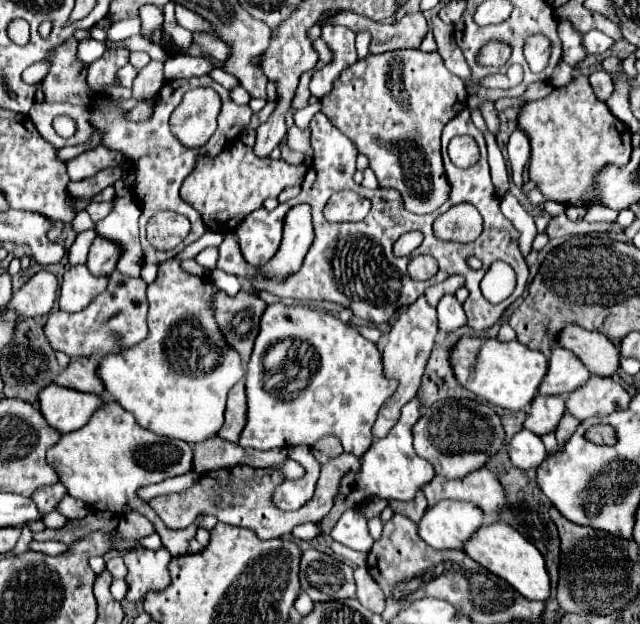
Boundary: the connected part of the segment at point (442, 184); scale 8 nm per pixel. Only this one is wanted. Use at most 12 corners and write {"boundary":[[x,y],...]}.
{"boundary":[[439,53],[347,67],[321,111],[405,209],[449,199],[467,91]]}

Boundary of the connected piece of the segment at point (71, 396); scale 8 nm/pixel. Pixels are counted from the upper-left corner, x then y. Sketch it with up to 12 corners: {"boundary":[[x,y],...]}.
{"boundary":[[49,385],[39,409],[61,433],[81,429],[105,399]]}

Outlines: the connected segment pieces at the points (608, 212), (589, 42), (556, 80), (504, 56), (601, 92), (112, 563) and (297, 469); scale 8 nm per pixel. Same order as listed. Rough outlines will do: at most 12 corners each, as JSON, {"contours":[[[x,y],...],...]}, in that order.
{"contours":[[[589,207],[585,221],[607,221],[617,217],[609,207]],[[601,31],[583,35],[591,55],[605,53],[615,41]],[[561,60],[550,81],[563,87],[573,80],[573,68]],[[487,43],[481,53],[481,65],[501,67],[511,49],[505,43]],[[607,71],[589,75],[597,99],[605,101],[613,93],[611,75]],[[111,557],[107,571],[113,579],[125,577],[123,557]],[[291,459],[277,465],[287,479],[305,475],[299,463]]]}

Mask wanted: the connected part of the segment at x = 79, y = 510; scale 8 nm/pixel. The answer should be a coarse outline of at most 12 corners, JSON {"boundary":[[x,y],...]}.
{"boundary":[[71,495],[57,507],[69,519],[83,519],[89,507]]}

